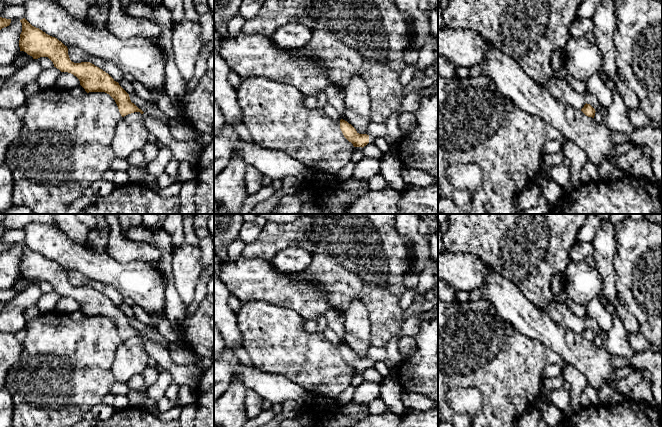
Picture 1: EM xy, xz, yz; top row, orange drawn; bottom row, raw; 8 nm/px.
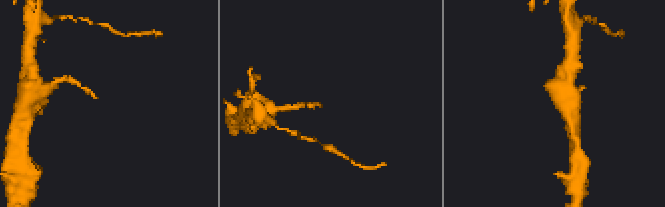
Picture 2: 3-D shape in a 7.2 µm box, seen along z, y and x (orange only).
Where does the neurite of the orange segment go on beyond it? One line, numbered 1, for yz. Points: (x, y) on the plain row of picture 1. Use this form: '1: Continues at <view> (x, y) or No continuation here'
1: No continuation here

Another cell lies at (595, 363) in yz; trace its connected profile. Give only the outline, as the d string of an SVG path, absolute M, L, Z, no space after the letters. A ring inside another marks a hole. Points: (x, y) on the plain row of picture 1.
M489 267L480 288L498 315L522 334L538 340L581 372L597 391L608 382L617 392L612 356L581 334L557 325L545 310L530 302L510 281Z

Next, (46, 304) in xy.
M56 291L43 293L36 303L36 307L40 310L41 314L51 313L55 311L55 305L62 296Z

